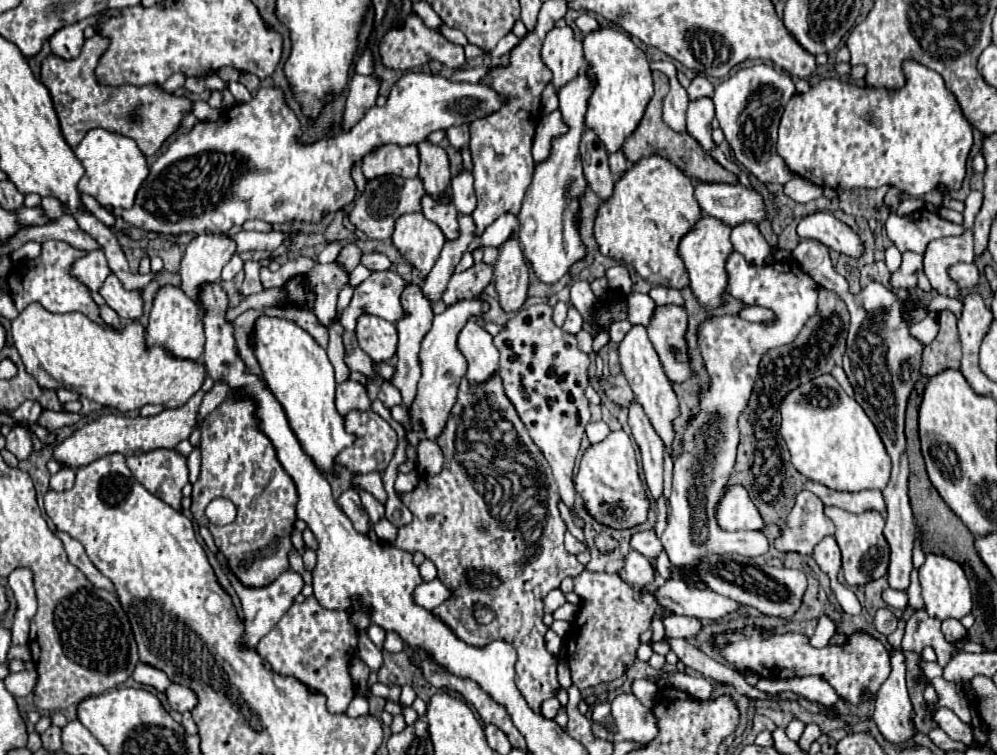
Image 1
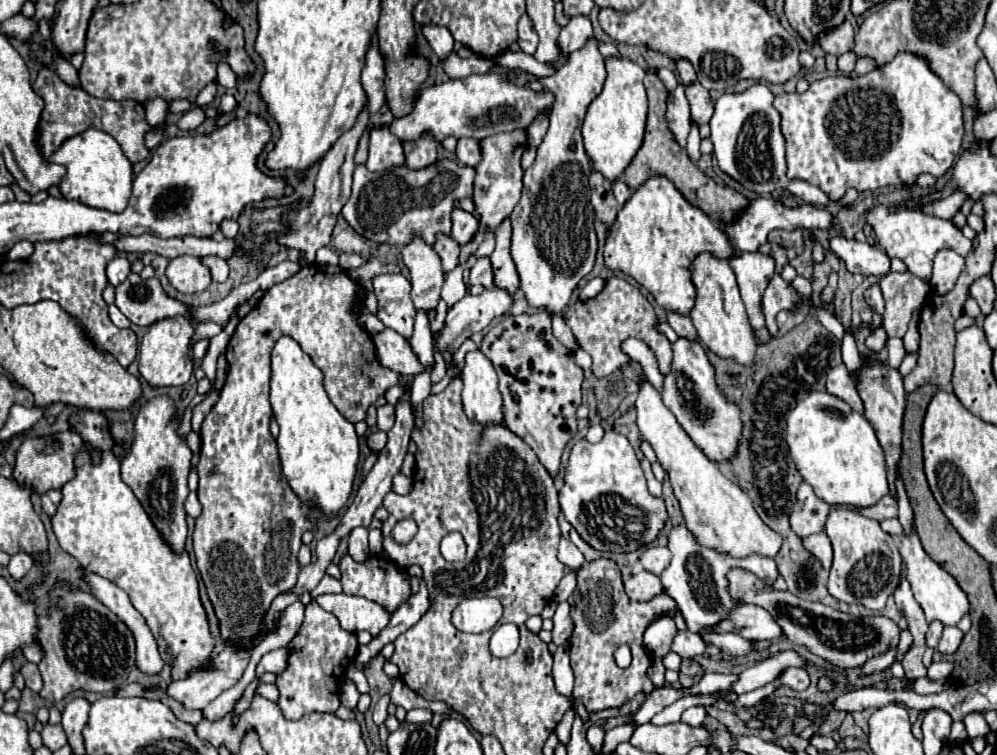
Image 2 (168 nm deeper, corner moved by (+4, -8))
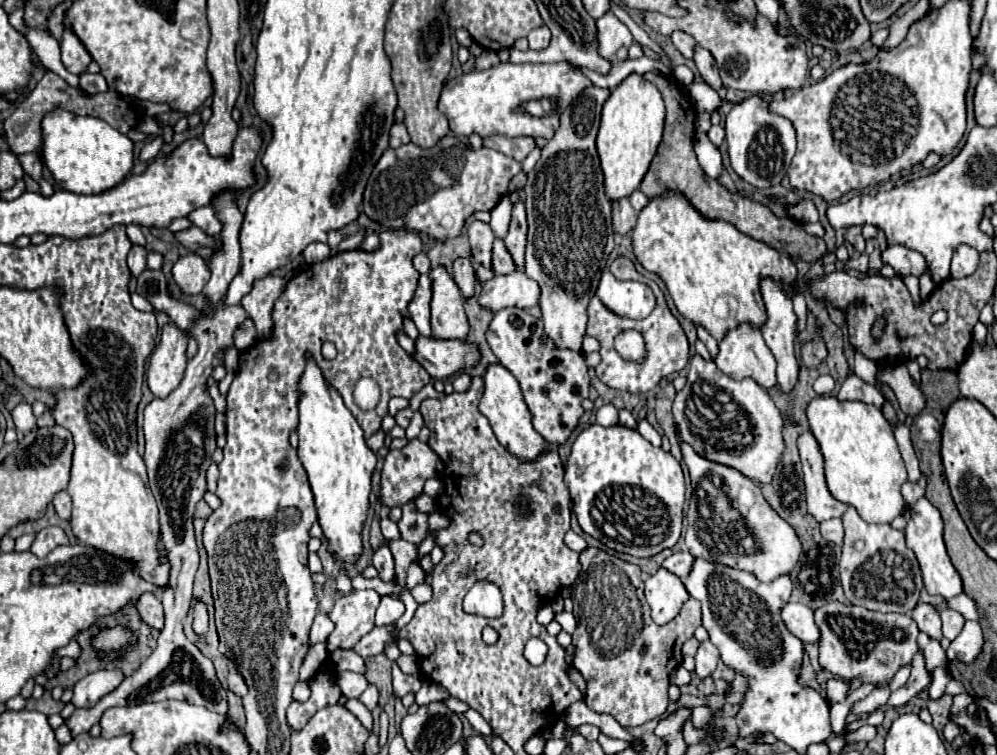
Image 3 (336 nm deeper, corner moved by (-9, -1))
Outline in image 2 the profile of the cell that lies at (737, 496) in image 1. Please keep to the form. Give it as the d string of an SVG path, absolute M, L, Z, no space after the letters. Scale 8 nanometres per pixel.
M648 380L640 384L636 398L636 424L640 434L656 452L660 466L668 472L674 494L680 502L684 524L696 536L696 540L708 548L716 548L720 552L728 552L734 558L746 558L754 552L774 558L782 546L782 536L768 528L760 516L756 514L748 494L740 490L732 480L720 474L714 462L690 442L690 436L678 426L674 414L662 404L660 392L650 386Z

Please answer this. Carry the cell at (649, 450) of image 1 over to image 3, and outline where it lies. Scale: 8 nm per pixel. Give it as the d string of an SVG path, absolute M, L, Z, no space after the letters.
M643 419L643 421L639 421L639 427L637 427L637 431L645 437L645 439L649 439L655 447L659 447L661 445L661 435L653 429L653 425L647 421L647 419Z

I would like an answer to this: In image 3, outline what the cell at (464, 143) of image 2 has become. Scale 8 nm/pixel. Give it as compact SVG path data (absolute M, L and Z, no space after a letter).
M493 135L493 137L485 137L483 139L485 147L497 149L507 157L513 157L517 161L523 161L533 149L535 149L535 139L531 137L503 137L503 135Z

